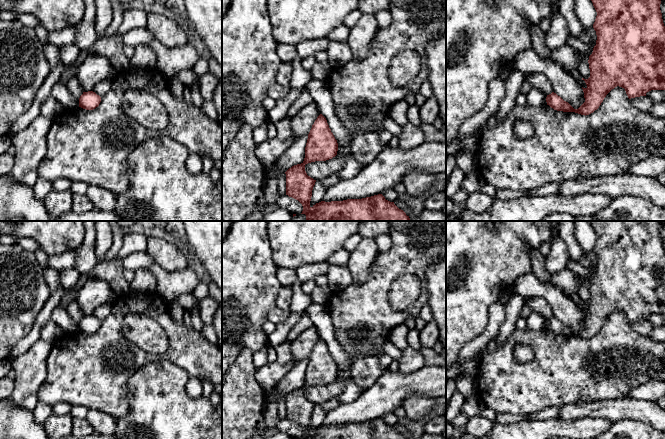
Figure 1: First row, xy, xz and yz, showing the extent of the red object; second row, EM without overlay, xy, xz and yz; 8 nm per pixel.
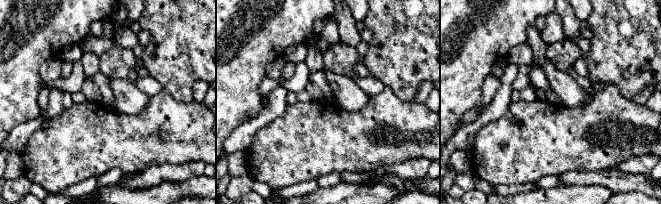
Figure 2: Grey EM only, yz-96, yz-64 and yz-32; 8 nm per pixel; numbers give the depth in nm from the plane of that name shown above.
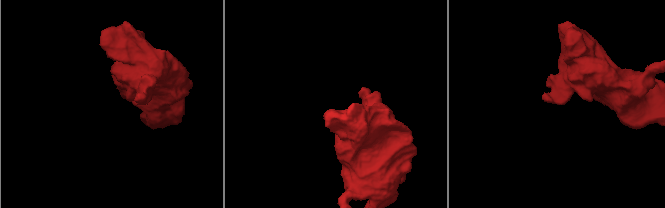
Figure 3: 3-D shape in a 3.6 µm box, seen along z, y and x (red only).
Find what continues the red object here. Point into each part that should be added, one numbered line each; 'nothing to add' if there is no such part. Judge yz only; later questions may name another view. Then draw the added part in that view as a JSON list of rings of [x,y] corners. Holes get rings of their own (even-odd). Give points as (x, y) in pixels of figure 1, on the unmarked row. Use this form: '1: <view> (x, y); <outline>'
nothing to add

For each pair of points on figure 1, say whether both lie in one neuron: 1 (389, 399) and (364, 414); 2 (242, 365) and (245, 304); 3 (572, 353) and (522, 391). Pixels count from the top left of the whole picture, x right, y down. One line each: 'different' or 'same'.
1: same
2: different
3: same

